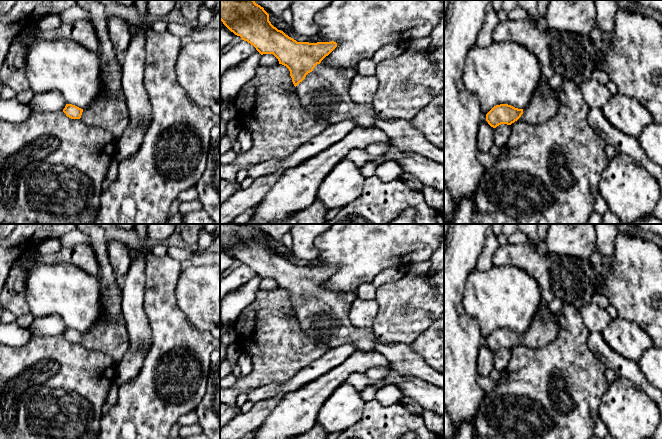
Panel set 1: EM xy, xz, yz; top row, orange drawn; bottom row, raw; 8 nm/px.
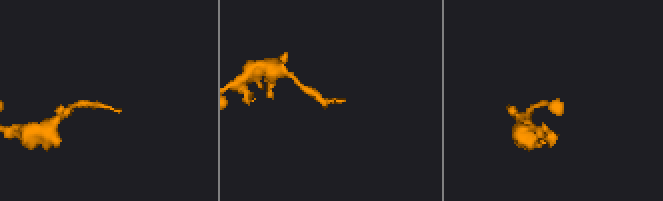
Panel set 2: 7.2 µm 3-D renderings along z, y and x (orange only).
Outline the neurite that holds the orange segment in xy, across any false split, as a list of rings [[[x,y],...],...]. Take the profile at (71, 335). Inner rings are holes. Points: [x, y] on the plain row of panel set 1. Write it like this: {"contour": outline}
{"contour": [[[77,224],[77,229],[89,237],[89,245],[93,248],[94,254],[99,264],[97,276],[103,284],[103,306],[105,311],[102,317],[87,332],[81,333],[72,328],[66,328],[63,336],[71,343],[80,343],[88,350],[97,350],[110,356],[119,362],[125,355],[130,345],[130,339],[126,329],[126,324],[122,316],[122,289],[118,286],[116,275],[109,262],[105,231],[96,224]]]}

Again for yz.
{"contour": [[[542,300],[533,322],[523,333],[508,328],[494,330],[487,338],[486,345],[496,352],[501,348],[511,349],[515,345],[542,348],[554,341],[560,331],[560,314],[552,314],[548,303]]]}

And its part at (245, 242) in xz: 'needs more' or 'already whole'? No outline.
needs more

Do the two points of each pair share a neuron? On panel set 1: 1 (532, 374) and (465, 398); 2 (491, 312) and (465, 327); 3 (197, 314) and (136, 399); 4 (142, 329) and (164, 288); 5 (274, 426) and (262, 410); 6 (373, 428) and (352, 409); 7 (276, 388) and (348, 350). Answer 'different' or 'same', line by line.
1: different
2: different
3: different
4: different
5: different
6: different
7: same

